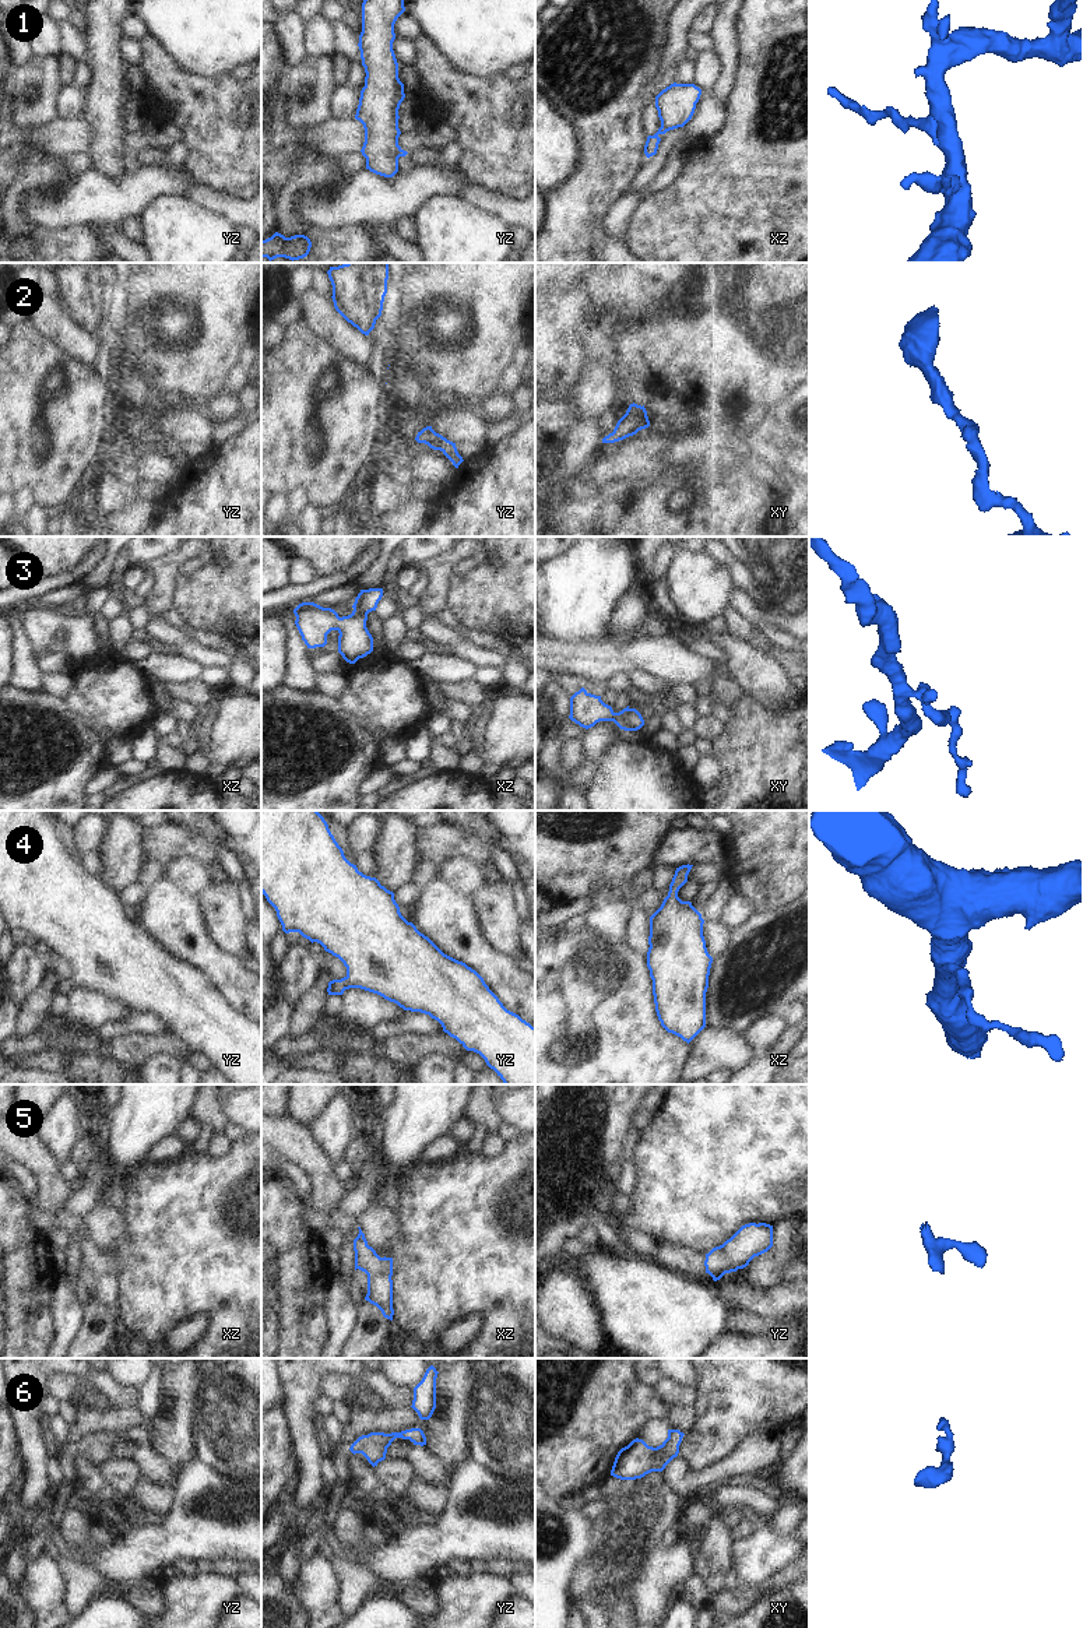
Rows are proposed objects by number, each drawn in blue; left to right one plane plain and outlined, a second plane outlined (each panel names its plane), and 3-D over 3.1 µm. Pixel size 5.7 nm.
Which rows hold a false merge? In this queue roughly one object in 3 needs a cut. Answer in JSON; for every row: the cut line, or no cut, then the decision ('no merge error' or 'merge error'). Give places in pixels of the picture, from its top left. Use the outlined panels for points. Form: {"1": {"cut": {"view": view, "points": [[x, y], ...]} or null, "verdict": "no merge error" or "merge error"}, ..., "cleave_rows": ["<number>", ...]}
{"1": {"cut": {"view": "xz", "points": [[661, 126], [668, 130]]}, "verdict": "merge error"}, "2": {"cut": null, "verdict": "no merge error"}, "3": {"cut": null, "verdict": "no merge error"}, "4": {"cut": null, "verdict": "no merge error"}, "5": {"cut": null, "verdict": "no merge error"}, "6": {"cut": null, "verdict": "no merge error"}, "cleave_rows": ["1"]}

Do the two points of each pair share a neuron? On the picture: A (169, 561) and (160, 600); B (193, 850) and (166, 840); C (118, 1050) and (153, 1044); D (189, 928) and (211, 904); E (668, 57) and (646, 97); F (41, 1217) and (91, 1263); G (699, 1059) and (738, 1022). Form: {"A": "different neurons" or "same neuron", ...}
{"A": "same neuron", "B": "same neuron", "C": "same neuron", "D": "different neurons", "E": "same neuron", "F": "same neuron", "G": "different neurons"}

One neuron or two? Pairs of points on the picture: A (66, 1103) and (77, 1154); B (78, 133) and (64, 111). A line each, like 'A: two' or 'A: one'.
A: two
B: two

